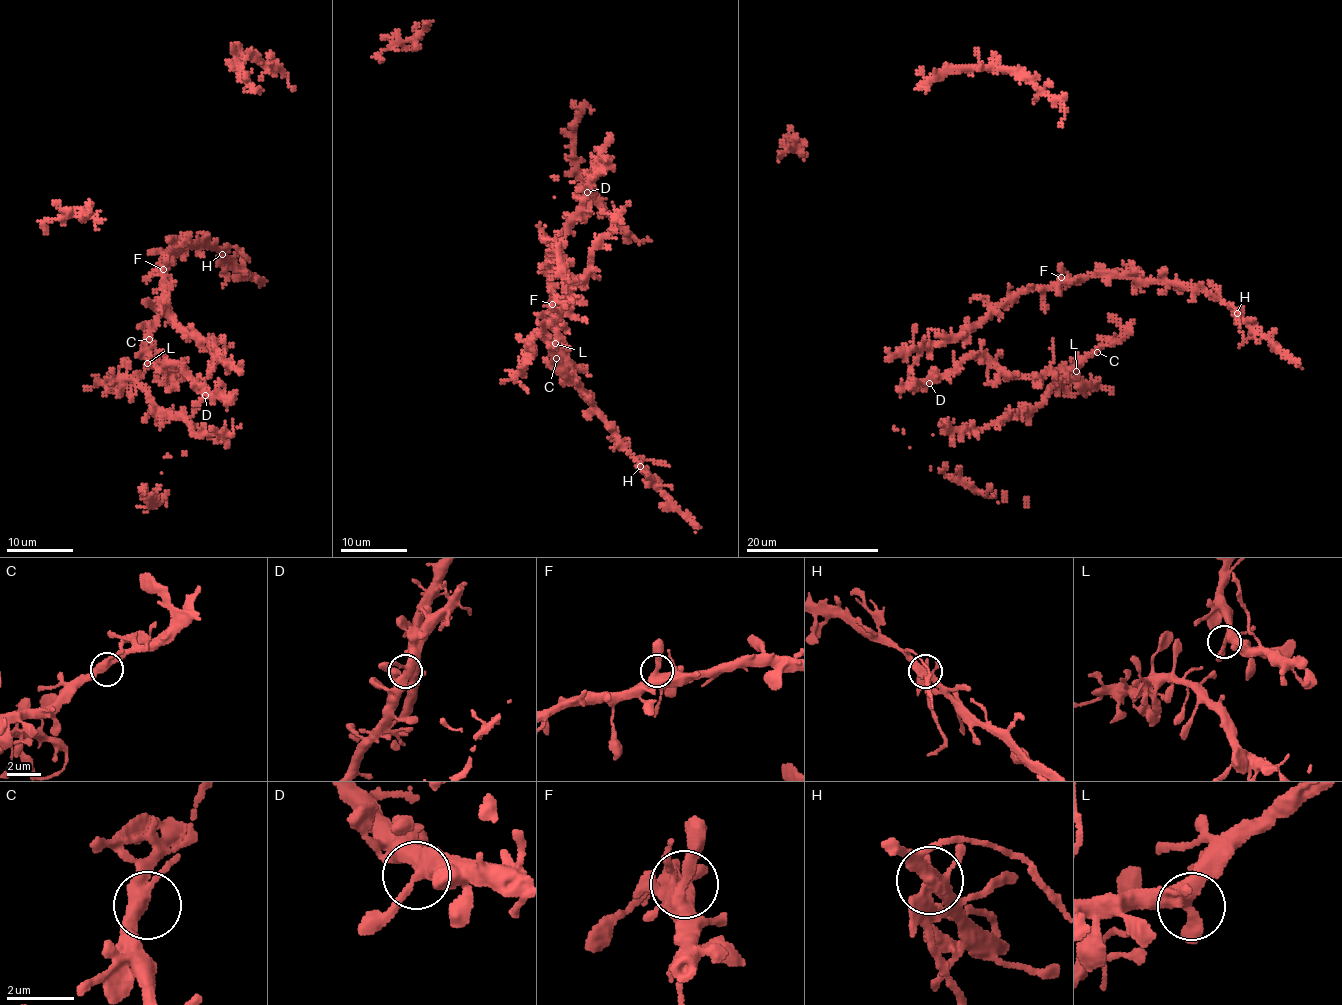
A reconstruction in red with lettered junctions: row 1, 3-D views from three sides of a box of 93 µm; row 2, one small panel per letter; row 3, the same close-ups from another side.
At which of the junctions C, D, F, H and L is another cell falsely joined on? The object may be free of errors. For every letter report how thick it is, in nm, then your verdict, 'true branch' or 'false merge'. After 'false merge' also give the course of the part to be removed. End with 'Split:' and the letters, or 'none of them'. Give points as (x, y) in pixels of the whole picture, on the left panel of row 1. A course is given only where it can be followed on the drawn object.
C: 360 nm | true branch
D: 440 nm | true branch
F: 360 nm | true branch
H: 360 nm | true branch
L: 360 nm | true branch
Split: none of them

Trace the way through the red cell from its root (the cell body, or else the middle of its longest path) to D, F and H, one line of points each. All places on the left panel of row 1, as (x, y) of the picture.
D: (215, 358), (210, 374), (217, 379), (216, 394), (210, 391), (205, 395)
F: (215, 358), (204, 341), (184, 330), (172, 318), (162, 285), (163, 269)
H: (215, 358), (204, 341), (184, 330), (172, 318), (159, 267), (169, 252), (201, 240), (222, 253)

